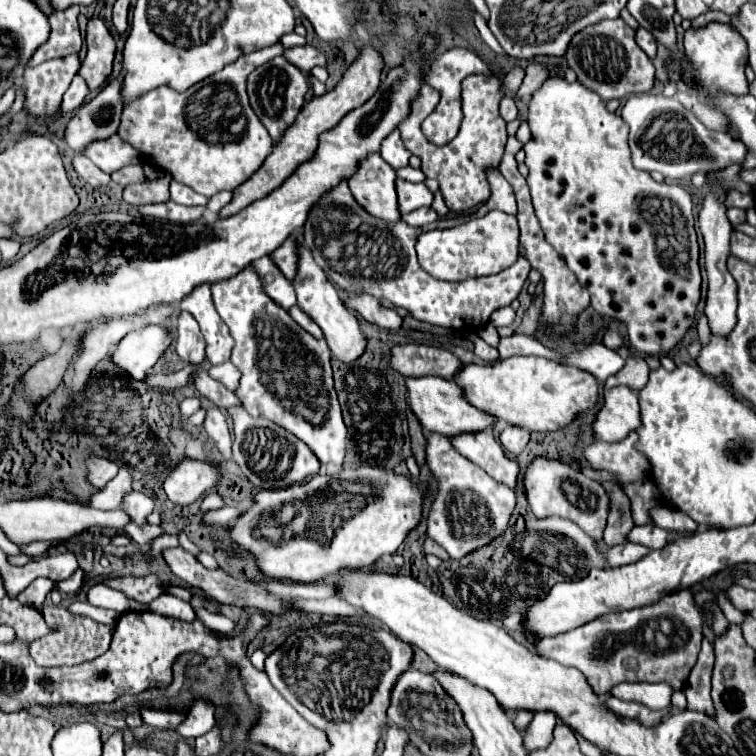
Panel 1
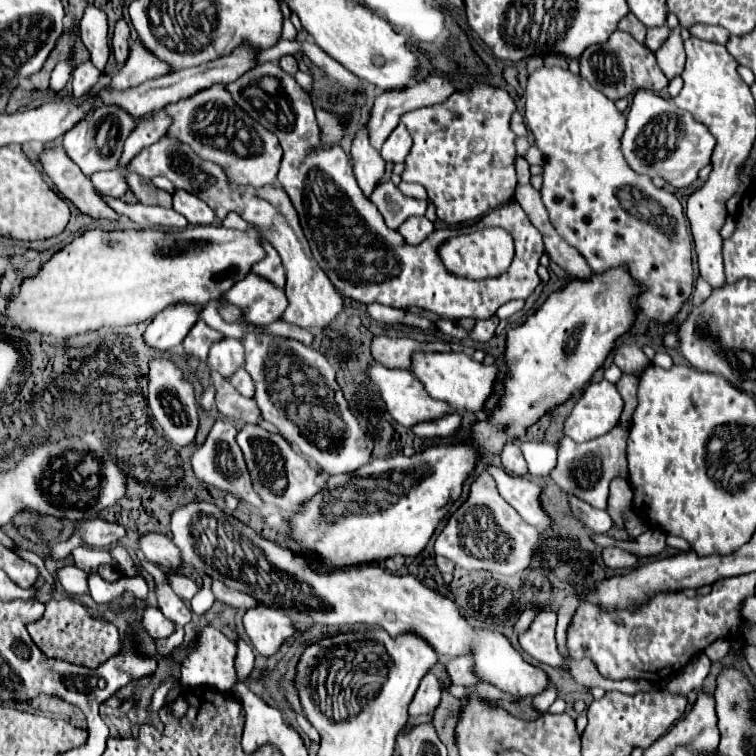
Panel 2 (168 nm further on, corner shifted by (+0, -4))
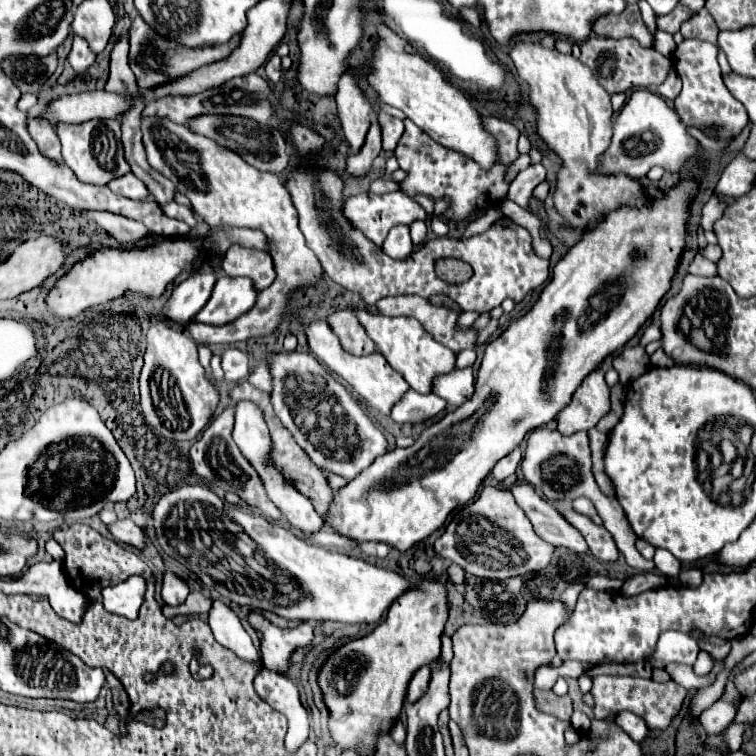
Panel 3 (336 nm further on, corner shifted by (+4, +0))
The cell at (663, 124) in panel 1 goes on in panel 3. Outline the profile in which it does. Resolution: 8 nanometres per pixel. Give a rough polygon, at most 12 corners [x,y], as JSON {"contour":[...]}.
{"contour":[[639,88],[601,172],[679,174],[697,154],[675,108]]}

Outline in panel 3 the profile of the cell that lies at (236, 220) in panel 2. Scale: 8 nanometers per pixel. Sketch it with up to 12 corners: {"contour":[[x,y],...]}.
{"contour":[[241,244],[229,246],[223,270],[247,276],[257,290],[275,280],[273,258],[267,250]]}

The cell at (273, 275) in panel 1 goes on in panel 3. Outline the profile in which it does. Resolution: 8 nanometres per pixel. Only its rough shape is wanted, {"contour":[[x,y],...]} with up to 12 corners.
{"contour":[[221,274],[211,300],[195,316],[227,324],[257,304],[249,278]]}

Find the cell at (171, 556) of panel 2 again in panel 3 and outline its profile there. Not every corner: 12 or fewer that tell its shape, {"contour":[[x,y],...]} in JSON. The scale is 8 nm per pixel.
{"contour":[[131,520],[107,528],[115,540],[145,550],[145,530]]}

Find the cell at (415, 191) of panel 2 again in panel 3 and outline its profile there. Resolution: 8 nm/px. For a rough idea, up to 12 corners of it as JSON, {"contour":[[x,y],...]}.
{"contour":[[381,176],[371,182],[371,192],[385,194],[399,190],[391,176]]}

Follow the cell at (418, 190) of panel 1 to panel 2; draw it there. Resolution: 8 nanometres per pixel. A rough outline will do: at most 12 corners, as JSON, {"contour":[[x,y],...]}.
{"contour":[[393,182],[379,184],[369,200],[397,230],[423,216],[427,200],[403,196]]}

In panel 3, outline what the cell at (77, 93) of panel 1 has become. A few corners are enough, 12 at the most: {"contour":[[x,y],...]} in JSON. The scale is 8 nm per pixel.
{"contour":[[73,38],[67,60],[75,74],[83,74],[95,62],[87,42]]}

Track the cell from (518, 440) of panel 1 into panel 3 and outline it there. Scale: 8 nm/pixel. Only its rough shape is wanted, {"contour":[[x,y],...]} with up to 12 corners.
{"contour":[[515,448],[501,458],[495,468],[495,480],[515,474],[521,464],[521,450]]}

